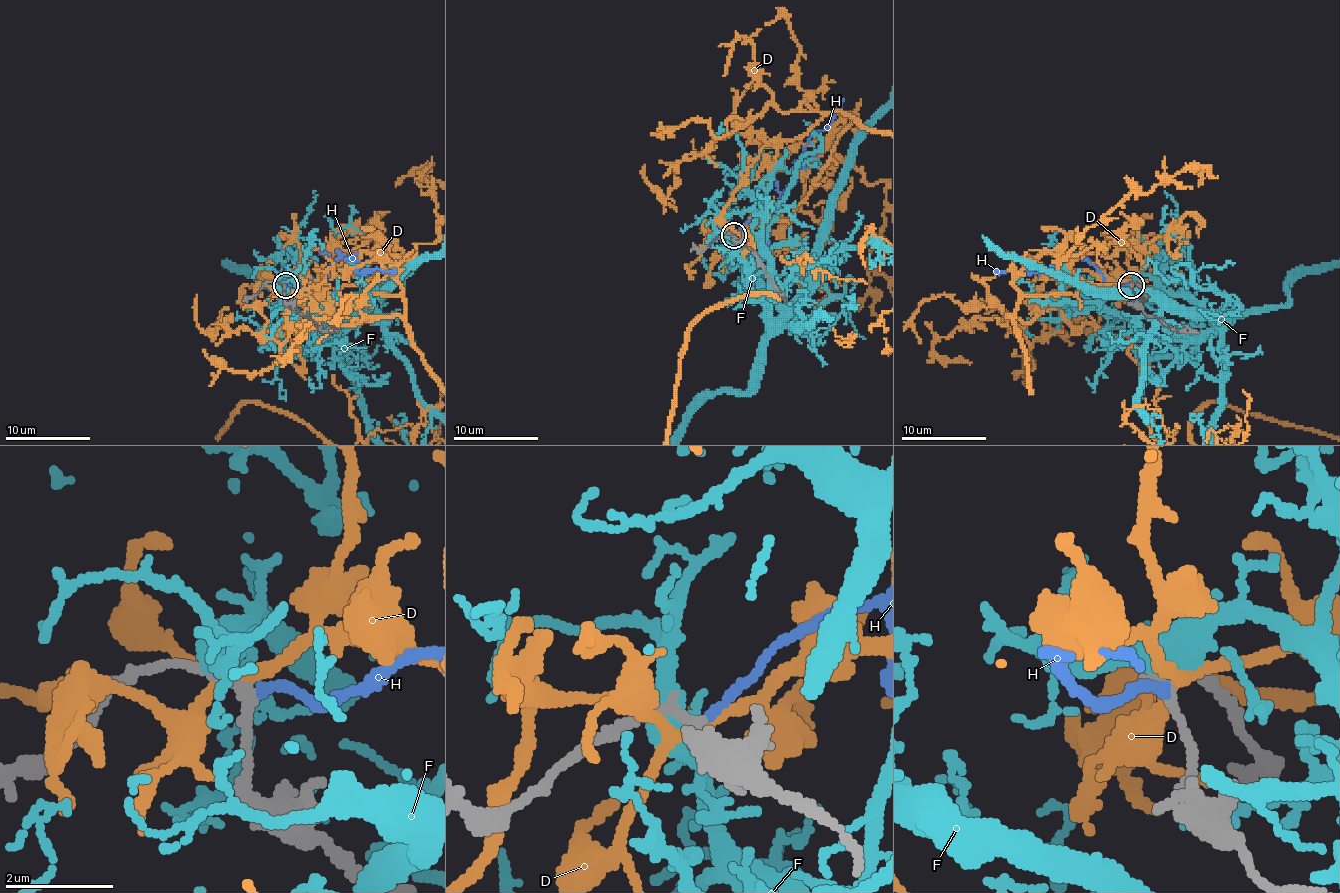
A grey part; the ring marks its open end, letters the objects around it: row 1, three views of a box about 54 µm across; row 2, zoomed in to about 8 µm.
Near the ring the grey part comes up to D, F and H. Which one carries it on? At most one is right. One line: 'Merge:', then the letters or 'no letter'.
Merge: H

